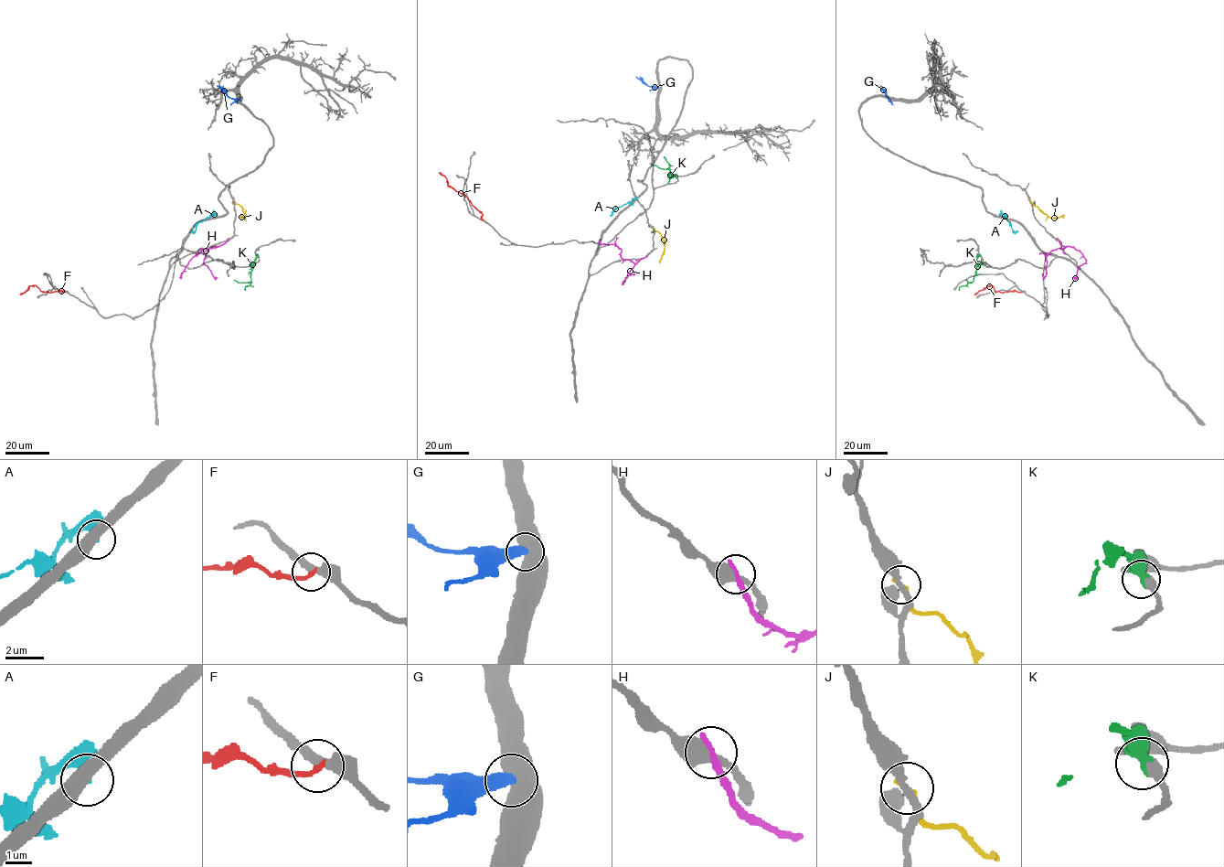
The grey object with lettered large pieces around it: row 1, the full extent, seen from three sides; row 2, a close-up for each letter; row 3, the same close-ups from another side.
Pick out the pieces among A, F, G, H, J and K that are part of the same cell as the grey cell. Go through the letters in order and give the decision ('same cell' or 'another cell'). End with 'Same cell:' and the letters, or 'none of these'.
A: another cell
F: another cell
G: another cell
H: another cell
J: another cell
K: another cell
Same cell: none of these

